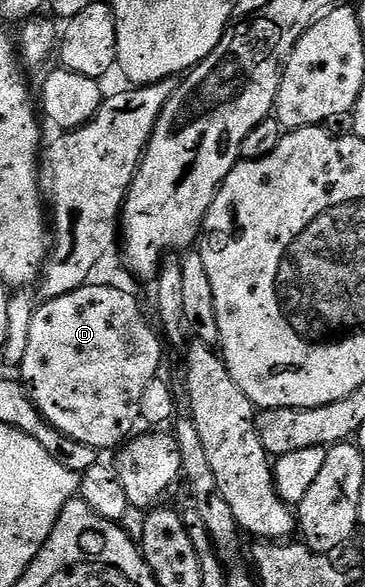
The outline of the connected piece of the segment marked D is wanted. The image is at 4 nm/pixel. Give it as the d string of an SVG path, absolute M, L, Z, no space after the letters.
M85 285L79 287L74 293L43 302L40 305L42 307L32 317L32 325L28 329L28 344L24 347L24 364L20 367L21 373L24 374L25 380L23 379L23 382L26 384L37 410L44 415L45 421L54 429L61 431L69 439L80 442L88 449L94 449L94 447L119 448L136 431L134 430L136 423L139 424L141 422L140 406L142 405L142 395L146 392L146 387L161 374L160 358L164 355L163 349L160 348L162 339L158 331L158 336L156 336L155 329L148 324L148 319L144 316L144 311L140 308L139 301L140 299L137 296L130 293L122 293L119 289Z

